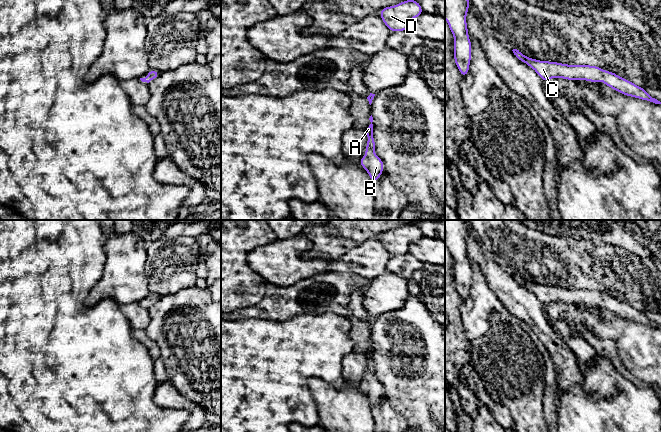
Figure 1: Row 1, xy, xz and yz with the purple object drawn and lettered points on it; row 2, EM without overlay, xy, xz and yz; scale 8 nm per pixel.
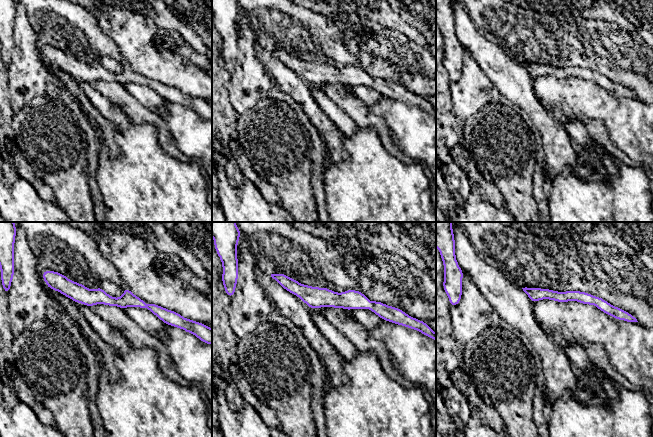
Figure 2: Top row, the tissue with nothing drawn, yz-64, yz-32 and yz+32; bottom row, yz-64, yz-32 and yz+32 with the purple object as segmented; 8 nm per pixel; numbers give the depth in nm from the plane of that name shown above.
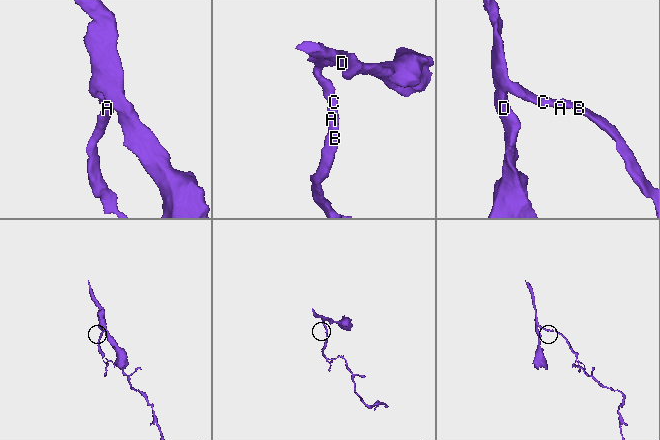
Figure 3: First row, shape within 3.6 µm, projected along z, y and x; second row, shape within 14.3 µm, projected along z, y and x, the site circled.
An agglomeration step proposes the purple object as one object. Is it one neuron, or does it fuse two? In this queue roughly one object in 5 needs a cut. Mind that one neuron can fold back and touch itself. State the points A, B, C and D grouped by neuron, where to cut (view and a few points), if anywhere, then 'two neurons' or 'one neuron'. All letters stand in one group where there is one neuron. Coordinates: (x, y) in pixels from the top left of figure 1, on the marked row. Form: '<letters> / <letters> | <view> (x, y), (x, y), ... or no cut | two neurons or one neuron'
A B C D | no cut | one neuron

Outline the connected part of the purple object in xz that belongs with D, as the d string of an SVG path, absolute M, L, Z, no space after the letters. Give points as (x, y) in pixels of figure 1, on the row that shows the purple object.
M405 0L380 10L382 21L391 32L408 30L409 22L422 13L422 7L416 0Z

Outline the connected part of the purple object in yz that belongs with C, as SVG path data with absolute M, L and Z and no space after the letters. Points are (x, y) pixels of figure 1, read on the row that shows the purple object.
M513 49L512 51L518 60L534 69L543 82L552 78L563 78L566 80L583 79L589 82L602 81L605 85L626 96L661 104L660 101L650 96L644 88L619 77L616 73L602 70L598 66L569 65L559 62L540 61L525 56L517 49Z

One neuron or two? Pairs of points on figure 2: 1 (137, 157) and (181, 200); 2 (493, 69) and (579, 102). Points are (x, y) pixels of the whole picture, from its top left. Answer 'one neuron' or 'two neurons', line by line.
1: one neuron
2: two neurons

